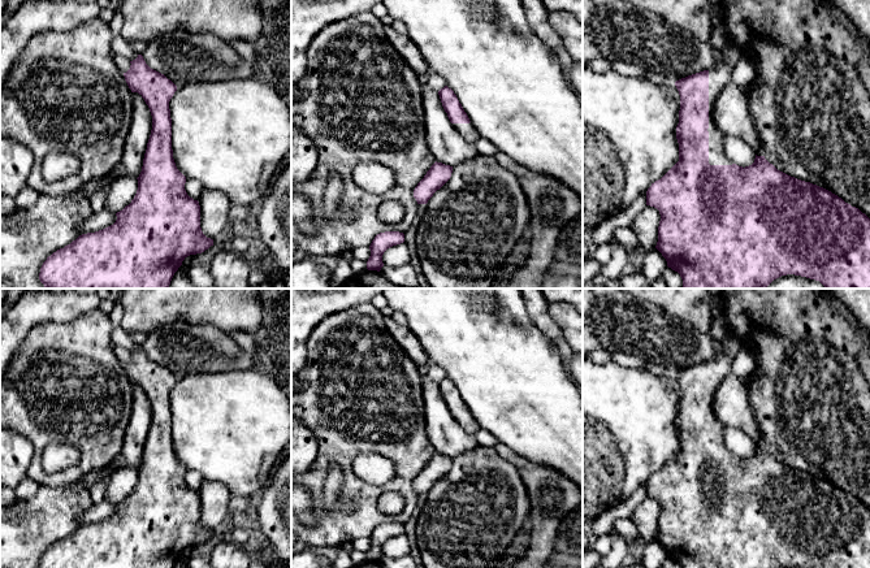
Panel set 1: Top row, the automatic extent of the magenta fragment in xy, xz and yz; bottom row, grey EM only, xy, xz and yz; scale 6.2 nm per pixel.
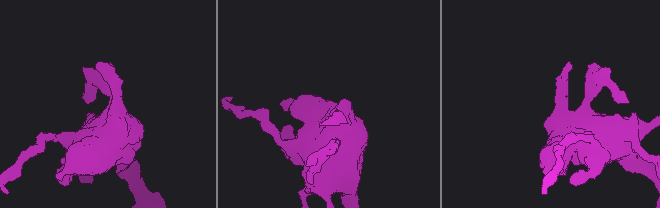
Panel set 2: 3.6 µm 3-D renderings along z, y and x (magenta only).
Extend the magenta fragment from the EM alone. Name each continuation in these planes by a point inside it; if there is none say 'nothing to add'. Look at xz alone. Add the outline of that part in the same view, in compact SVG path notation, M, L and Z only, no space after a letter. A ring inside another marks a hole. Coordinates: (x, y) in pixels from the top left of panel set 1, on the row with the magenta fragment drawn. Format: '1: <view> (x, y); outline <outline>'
1: xz (467, 130); outline M453 123L454 129L469 143L475 143L480 135L475 130L475 126L469 123Z

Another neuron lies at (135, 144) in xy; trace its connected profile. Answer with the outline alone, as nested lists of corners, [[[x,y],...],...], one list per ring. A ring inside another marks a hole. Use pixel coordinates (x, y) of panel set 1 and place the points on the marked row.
[[[133,92],[133,104],[131,126],[125,142],[120,166],[125,175],[138,178],[142,172],[147,143],[152,130],[152,116],[144,99],[138,92]]]

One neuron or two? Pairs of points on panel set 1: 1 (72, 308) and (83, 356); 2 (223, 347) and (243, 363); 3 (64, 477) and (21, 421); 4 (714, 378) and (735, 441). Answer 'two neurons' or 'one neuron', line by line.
1: two neurons
2: one neuron
3: one neuron
4: two neurons

